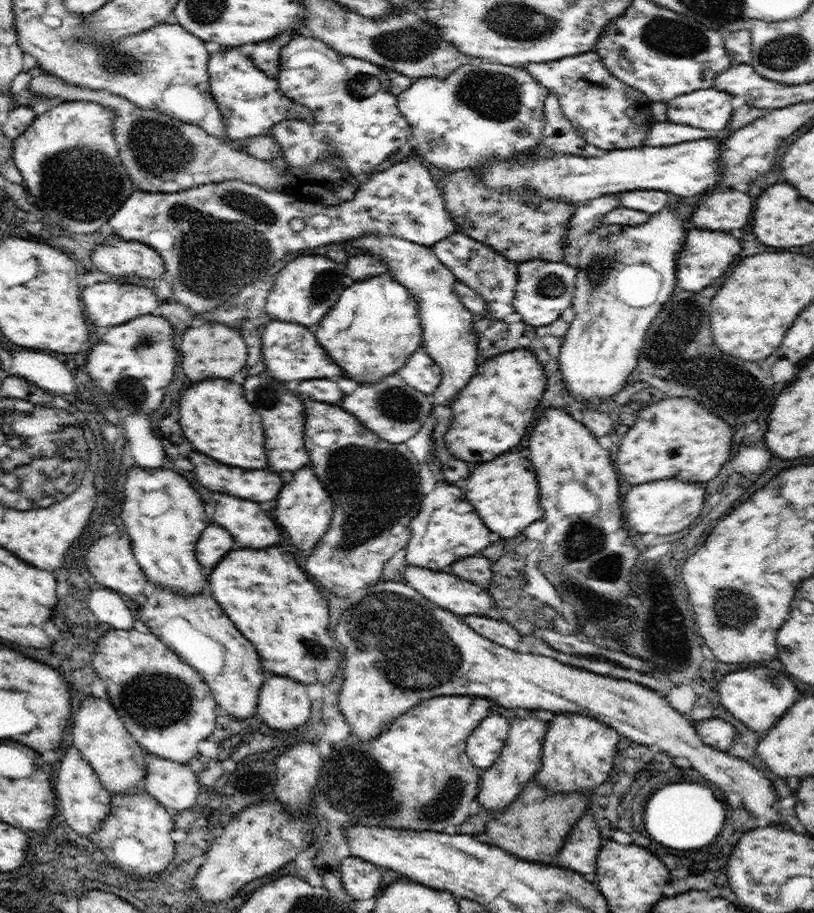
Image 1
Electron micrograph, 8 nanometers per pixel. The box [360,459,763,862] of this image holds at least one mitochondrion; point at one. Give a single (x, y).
(583, 541)

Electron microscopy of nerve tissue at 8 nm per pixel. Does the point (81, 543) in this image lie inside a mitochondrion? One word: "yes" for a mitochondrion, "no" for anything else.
no

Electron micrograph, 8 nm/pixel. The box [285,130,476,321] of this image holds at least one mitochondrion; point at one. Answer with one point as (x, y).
(322, 290)

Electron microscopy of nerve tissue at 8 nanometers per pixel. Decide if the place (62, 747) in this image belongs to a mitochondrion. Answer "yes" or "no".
no

